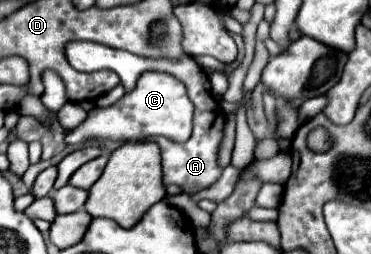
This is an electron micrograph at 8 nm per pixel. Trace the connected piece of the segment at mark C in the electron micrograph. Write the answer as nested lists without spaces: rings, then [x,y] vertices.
[[[146,71],[140,75],[136,87],[128,91],[110,107],[94,107],[88,111],[88,117],[66,135],[68,145],[82,143],[86,139],[110,139],[110,141],[136,141],[146,137],[162,135],[170,141],[184,143],[192,133],[192,113],[194,105],[188,99],[186,85],[170,73],[164,71]]]

